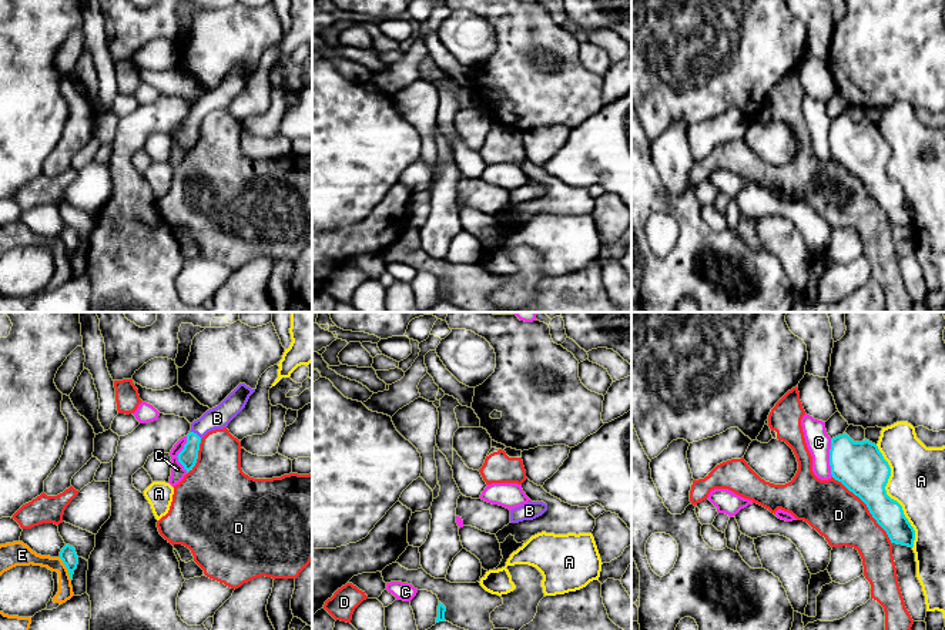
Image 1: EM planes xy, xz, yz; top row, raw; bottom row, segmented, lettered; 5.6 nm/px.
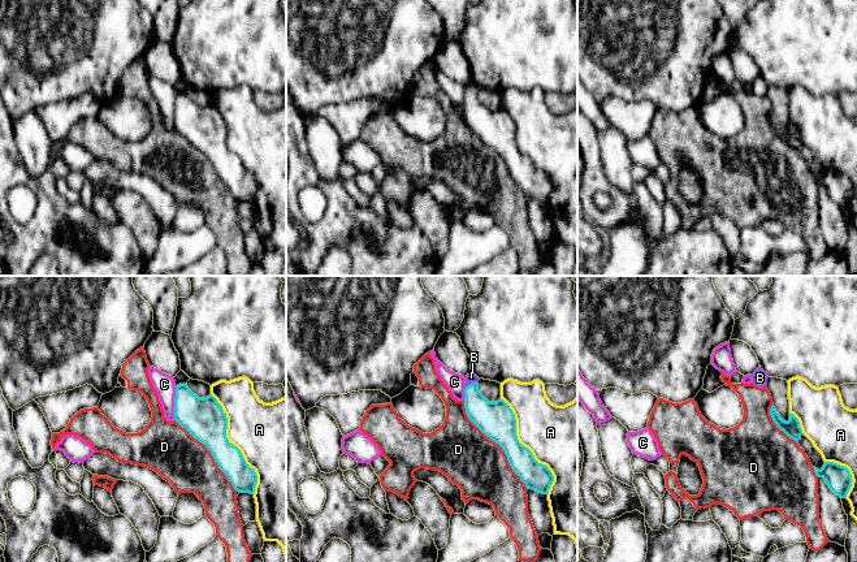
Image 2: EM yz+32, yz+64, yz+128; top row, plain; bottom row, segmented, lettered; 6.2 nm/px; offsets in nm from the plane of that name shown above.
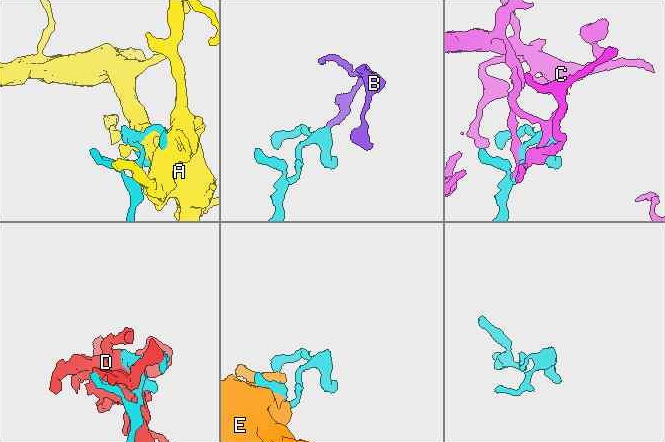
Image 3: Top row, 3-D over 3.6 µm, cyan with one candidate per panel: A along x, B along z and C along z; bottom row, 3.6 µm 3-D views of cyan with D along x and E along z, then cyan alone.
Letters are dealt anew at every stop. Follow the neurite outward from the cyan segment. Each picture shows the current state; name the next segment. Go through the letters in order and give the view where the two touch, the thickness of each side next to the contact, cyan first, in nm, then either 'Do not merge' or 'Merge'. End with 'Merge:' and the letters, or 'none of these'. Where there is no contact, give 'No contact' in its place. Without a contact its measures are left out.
A: Touches cyan in yz. Thickness 280 nm (cyan) against 320 nm. Do not merge
B: Touches cyan in xy. Thickness 100 nm (cyan) against 130 nm. Merge
C: Touches cyan in yz. Thickness 280 nm (cyan) against 140 nm. Do not merge
D: Touches cyan in yz. Thickness 280 nm (cyan) against 300 nm. Do not merge
E: Touches cyan in xy. Thickness 90 nm (cyan) against 100 nm. Do not merge
Merge: B

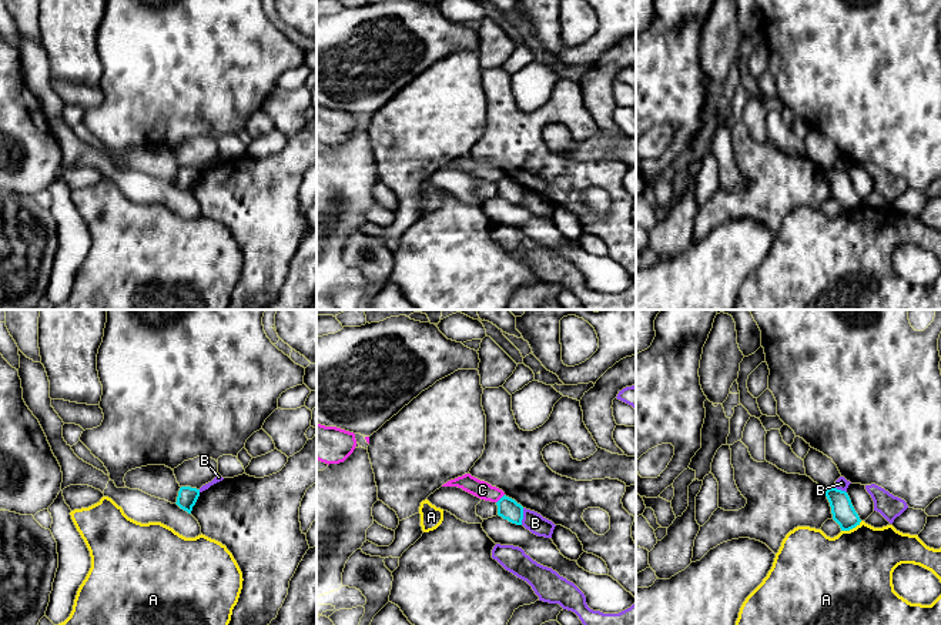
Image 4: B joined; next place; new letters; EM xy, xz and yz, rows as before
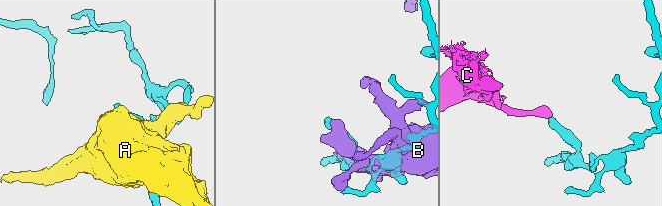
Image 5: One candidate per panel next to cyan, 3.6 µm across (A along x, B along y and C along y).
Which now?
A: Touches cyan in yz. Thickness 130 nm (cyan) against 460 nm. Do not merge
B: Touches cyan in xz. Thickness 120 nm (cyan) against 110 nm. Do not merge
C: Touches cyan in xz. Thickness 120 nm (cyan) against 100 nm. Do not merge
Merge: none of these

